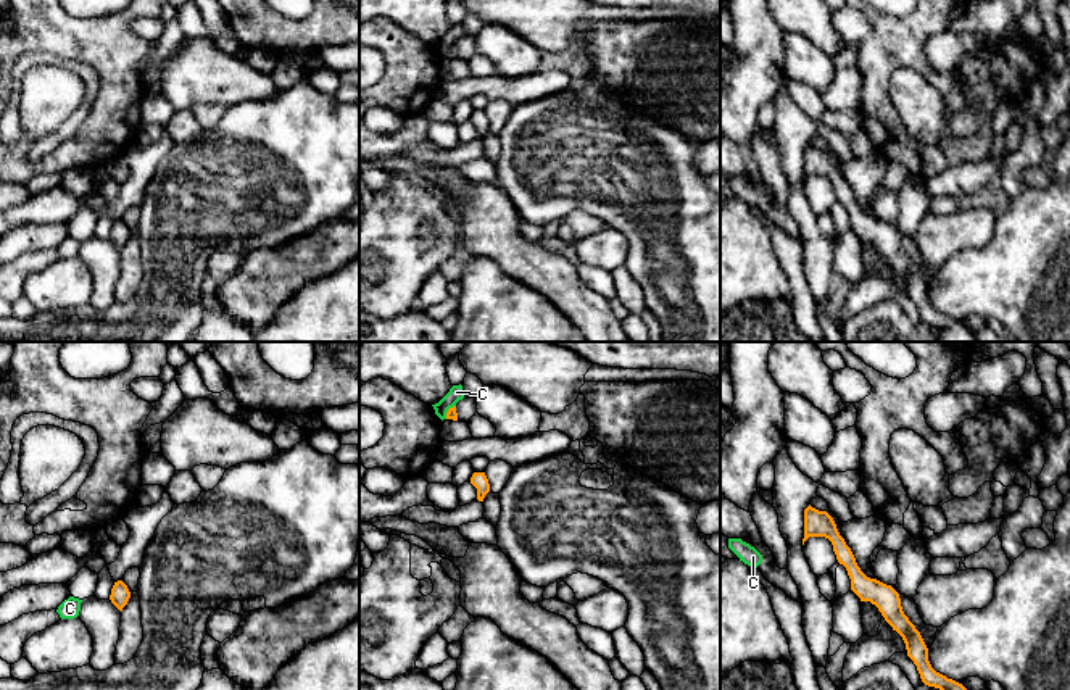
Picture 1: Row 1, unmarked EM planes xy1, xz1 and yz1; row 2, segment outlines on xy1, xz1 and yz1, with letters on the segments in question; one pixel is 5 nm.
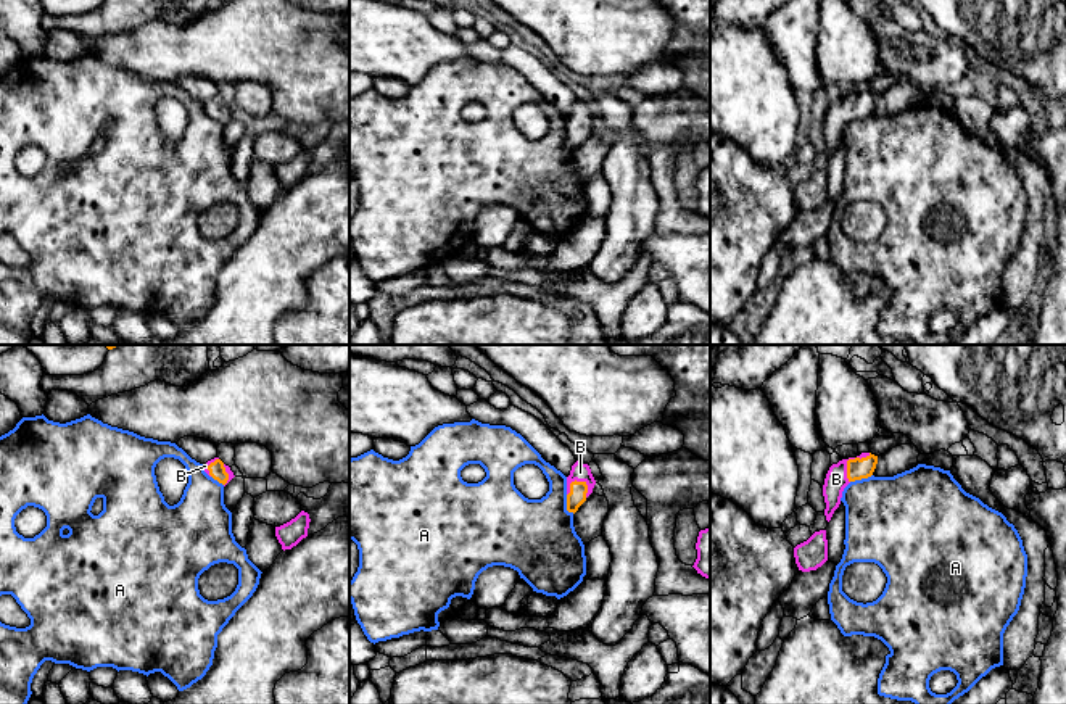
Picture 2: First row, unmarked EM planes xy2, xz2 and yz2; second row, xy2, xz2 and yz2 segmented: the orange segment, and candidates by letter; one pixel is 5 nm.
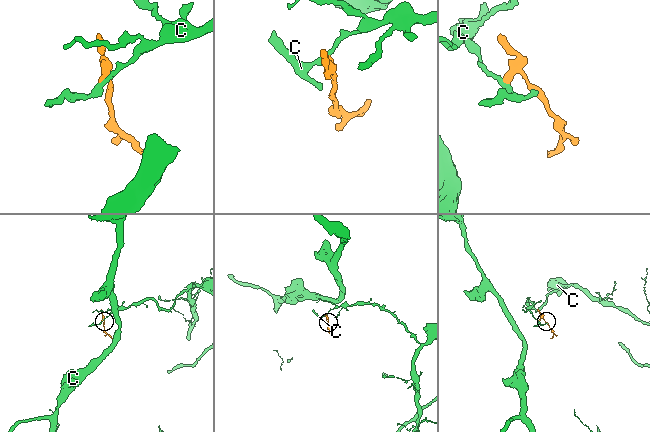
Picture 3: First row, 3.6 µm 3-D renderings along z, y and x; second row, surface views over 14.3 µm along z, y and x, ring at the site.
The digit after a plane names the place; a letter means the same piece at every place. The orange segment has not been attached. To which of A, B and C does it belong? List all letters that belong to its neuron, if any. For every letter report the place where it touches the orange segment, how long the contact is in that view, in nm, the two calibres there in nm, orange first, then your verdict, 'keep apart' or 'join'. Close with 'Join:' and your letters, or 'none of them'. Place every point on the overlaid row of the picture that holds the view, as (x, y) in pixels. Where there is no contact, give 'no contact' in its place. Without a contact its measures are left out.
A: xz2 (567, 506) | 100 nm | 90/380 nm | keep apart
B: yz2 (847, 461) | 190 nm | 110/110 nm | join
C: xz1 (448, 411) | 90 nm | 50/70 nm | keep apart
Join: B

